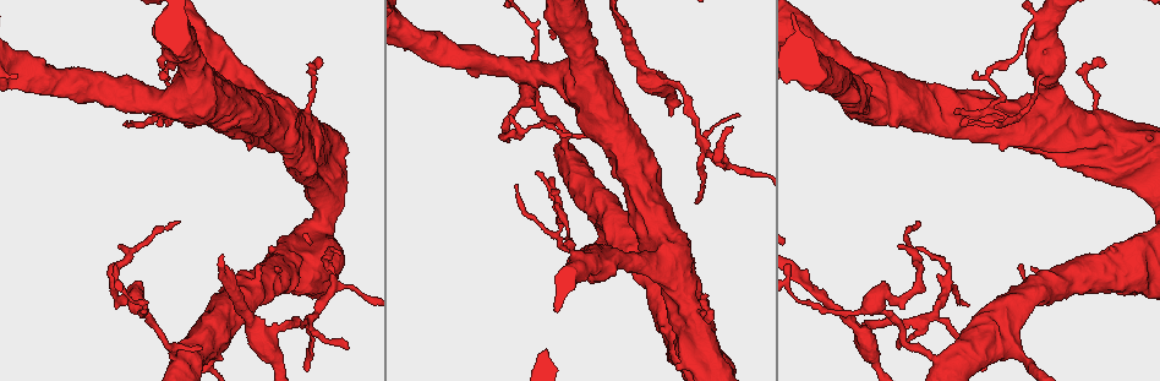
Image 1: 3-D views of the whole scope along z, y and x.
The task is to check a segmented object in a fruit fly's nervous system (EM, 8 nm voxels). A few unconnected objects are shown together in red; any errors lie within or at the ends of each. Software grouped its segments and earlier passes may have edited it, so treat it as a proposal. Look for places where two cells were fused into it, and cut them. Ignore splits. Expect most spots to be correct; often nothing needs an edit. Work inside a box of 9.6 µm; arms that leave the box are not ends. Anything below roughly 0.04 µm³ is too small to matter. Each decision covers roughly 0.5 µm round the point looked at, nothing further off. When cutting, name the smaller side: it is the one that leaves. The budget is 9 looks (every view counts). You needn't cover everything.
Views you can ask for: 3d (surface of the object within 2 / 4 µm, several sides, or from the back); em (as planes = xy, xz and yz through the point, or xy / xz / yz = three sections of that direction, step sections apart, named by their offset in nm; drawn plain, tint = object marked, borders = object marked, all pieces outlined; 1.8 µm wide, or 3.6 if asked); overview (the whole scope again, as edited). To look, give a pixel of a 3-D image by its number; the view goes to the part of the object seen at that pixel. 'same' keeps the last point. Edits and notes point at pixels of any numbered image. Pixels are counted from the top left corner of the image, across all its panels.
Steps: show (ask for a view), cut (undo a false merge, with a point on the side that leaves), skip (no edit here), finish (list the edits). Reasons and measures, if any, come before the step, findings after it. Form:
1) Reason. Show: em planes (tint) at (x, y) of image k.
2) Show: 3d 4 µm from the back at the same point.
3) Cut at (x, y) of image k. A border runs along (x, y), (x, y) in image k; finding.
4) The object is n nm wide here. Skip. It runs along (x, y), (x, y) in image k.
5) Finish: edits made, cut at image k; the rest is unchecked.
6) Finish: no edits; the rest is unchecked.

Arms part here. Show: em planes (tint) at (532, 91) of image 1.

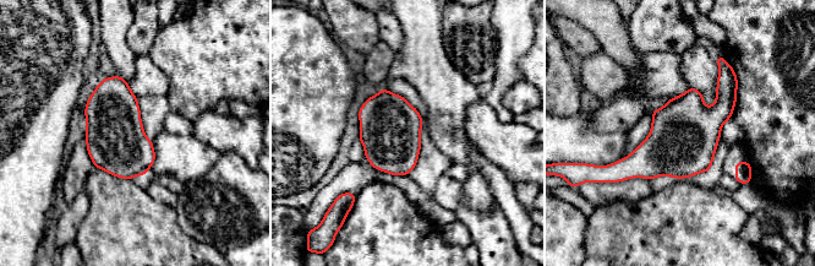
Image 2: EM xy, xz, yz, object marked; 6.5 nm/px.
The object is 380 nm wide here. Skip. One cell here.

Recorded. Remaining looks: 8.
Calibre changes. Show: 3d 4 µm at (571, 158) of image 1.

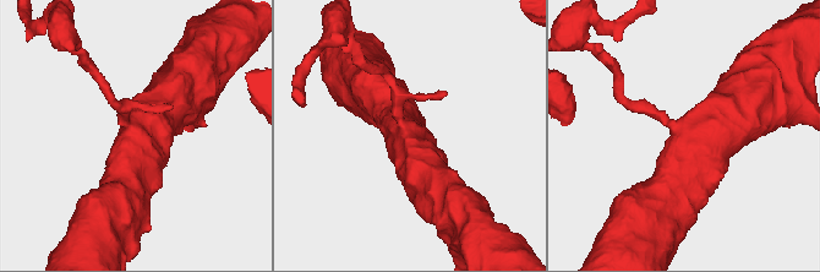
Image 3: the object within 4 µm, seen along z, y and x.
Shape alone is not enough. Show: em 3.6 µm planes (tint) at (684, 135) of image 3.

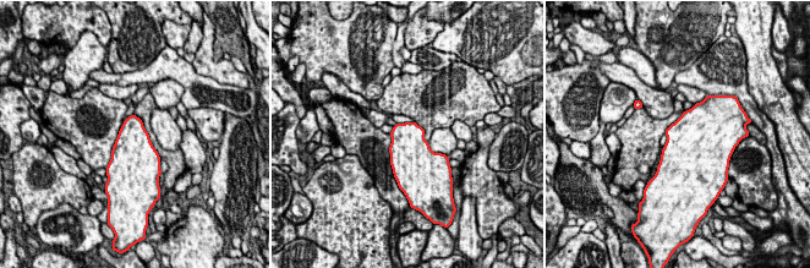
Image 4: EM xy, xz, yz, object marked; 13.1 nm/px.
The object is 500 nm wide here. Skip. Continuous, no second cell.

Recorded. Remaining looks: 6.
Calibre changes. Show: em 3.6 µm planes (tint) at (302, 153) of image 1.

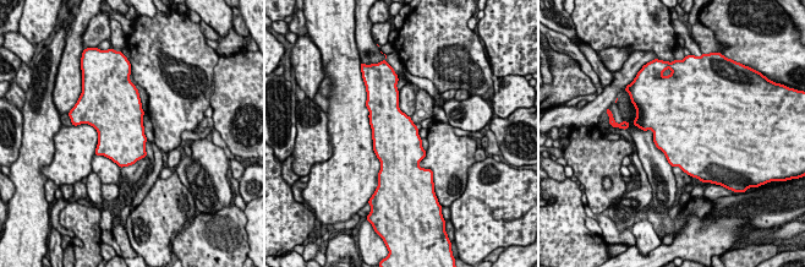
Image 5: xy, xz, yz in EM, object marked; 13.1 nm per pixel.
Skip. All the same cell.

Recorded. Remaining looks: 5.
Sudden change in width. Show: em xz step 16 (tint) at (191, 21) of image 1.

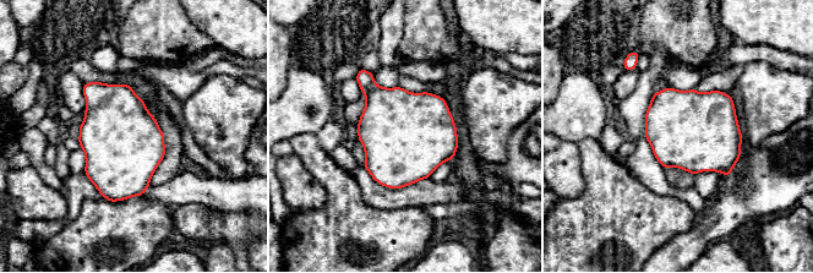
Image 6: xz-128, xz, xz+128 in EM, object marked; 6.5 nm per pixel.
The object is 500 nm wide here. Skip. All the same cell.

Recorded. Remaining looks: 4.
Finish: no edits; the rest is unchecked.

